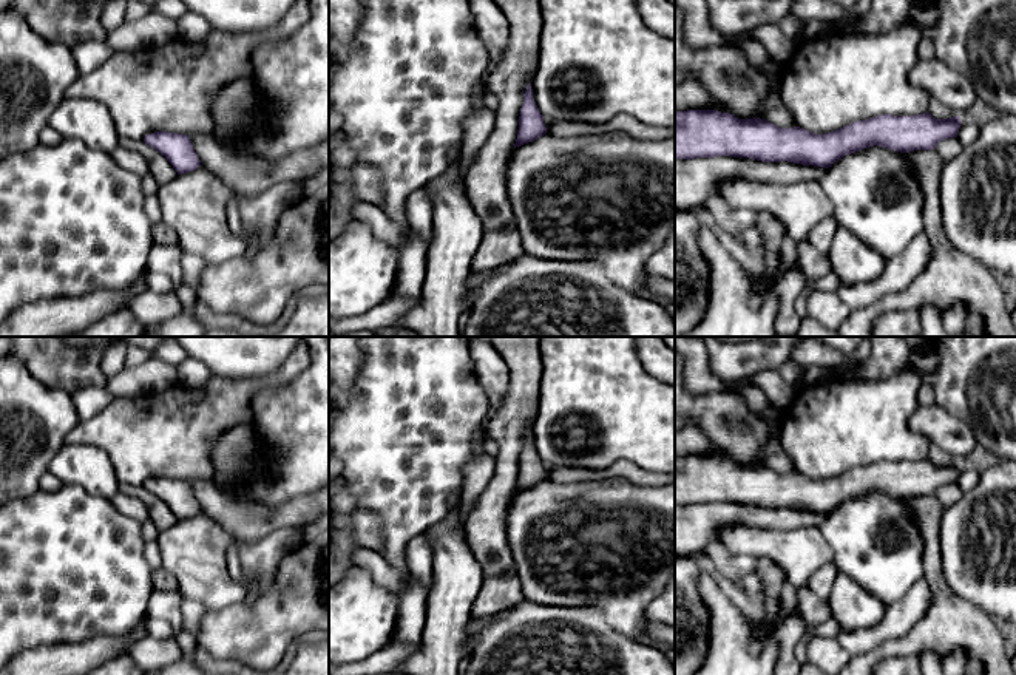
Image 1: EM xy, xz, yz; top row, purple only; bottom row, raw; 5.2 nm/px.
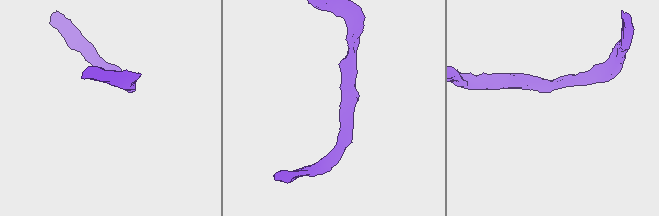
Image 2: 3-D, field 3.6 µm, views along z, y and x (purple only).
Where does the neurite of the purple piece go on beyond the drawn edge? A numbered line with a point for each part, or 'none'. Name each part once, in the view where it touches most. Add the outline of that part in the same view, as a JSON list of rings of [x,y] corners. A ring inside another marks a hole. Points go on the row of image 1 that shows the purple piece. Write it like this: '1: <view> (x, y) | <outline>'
1: yz (697, 179) | [[[715,156],[675,159],[675,212],[704,207],[720,185],[732,179],[760,184],[821,181],[828,168],[794,162],[763,162],[749,158]]]

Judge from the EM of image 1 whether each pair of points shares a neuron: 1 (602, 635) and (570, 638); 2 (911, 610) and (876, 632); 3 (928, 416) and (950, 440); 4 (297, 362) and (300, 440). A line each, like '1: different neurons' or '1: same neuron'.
1: same neuron
2: same neuron
3: same neuron
4: different neurons

